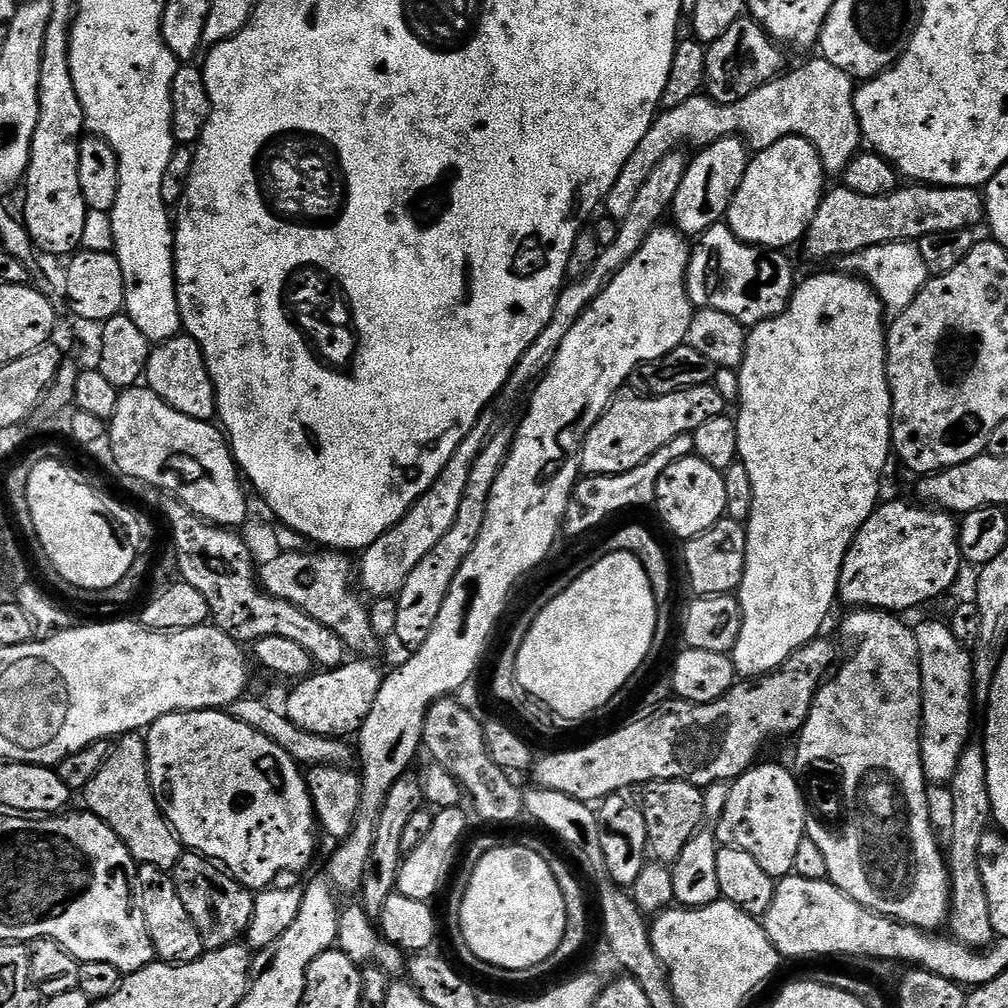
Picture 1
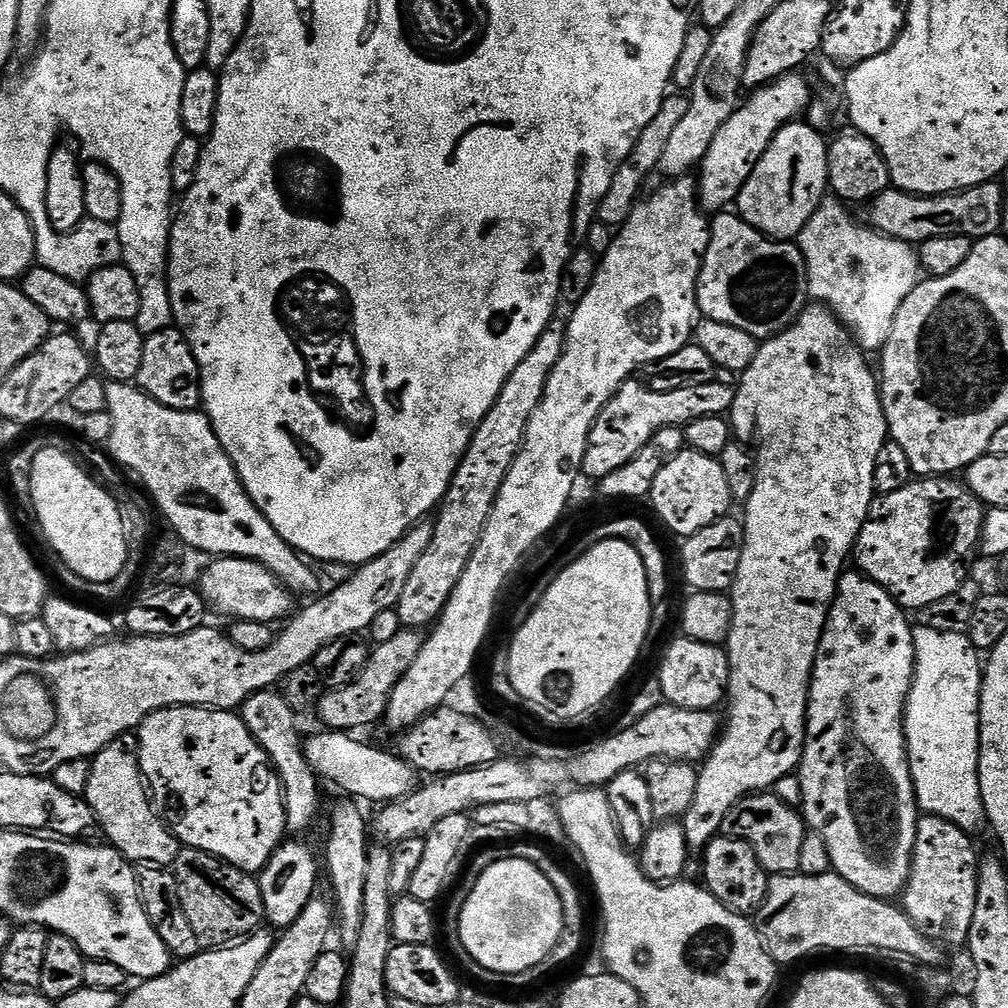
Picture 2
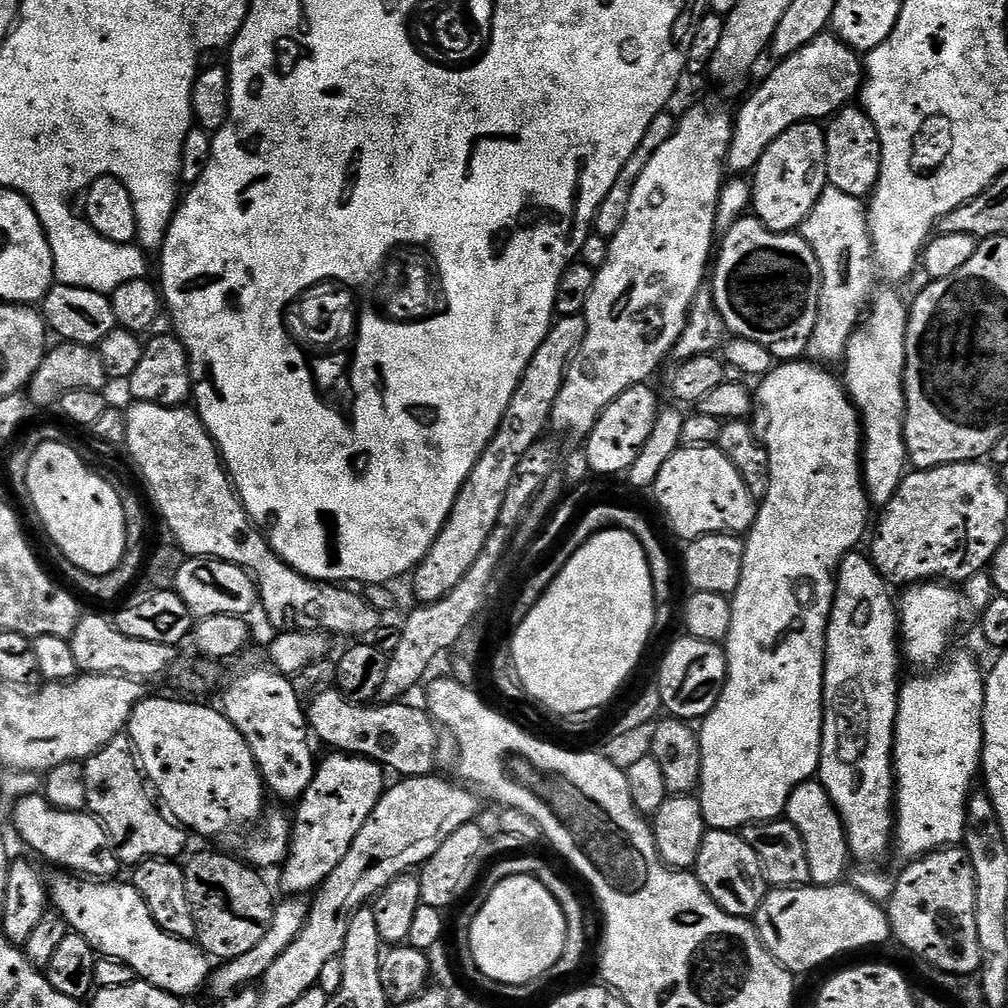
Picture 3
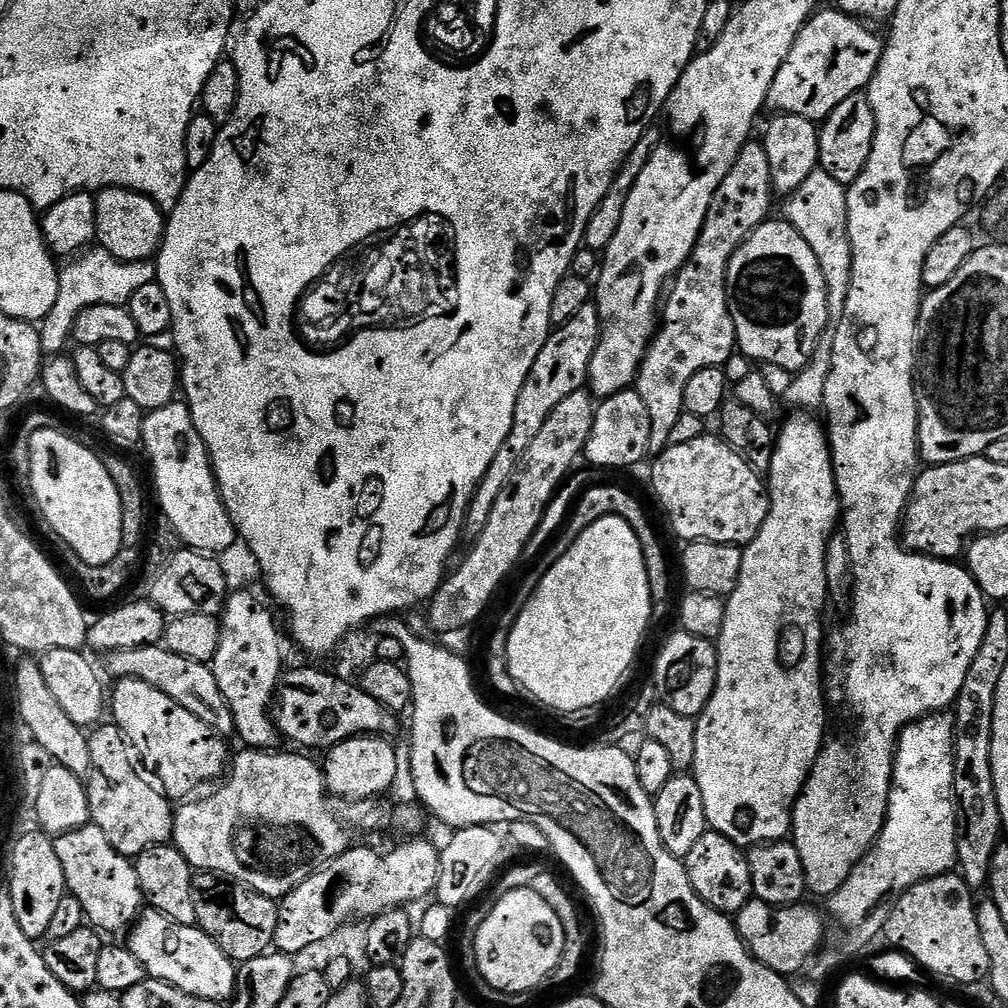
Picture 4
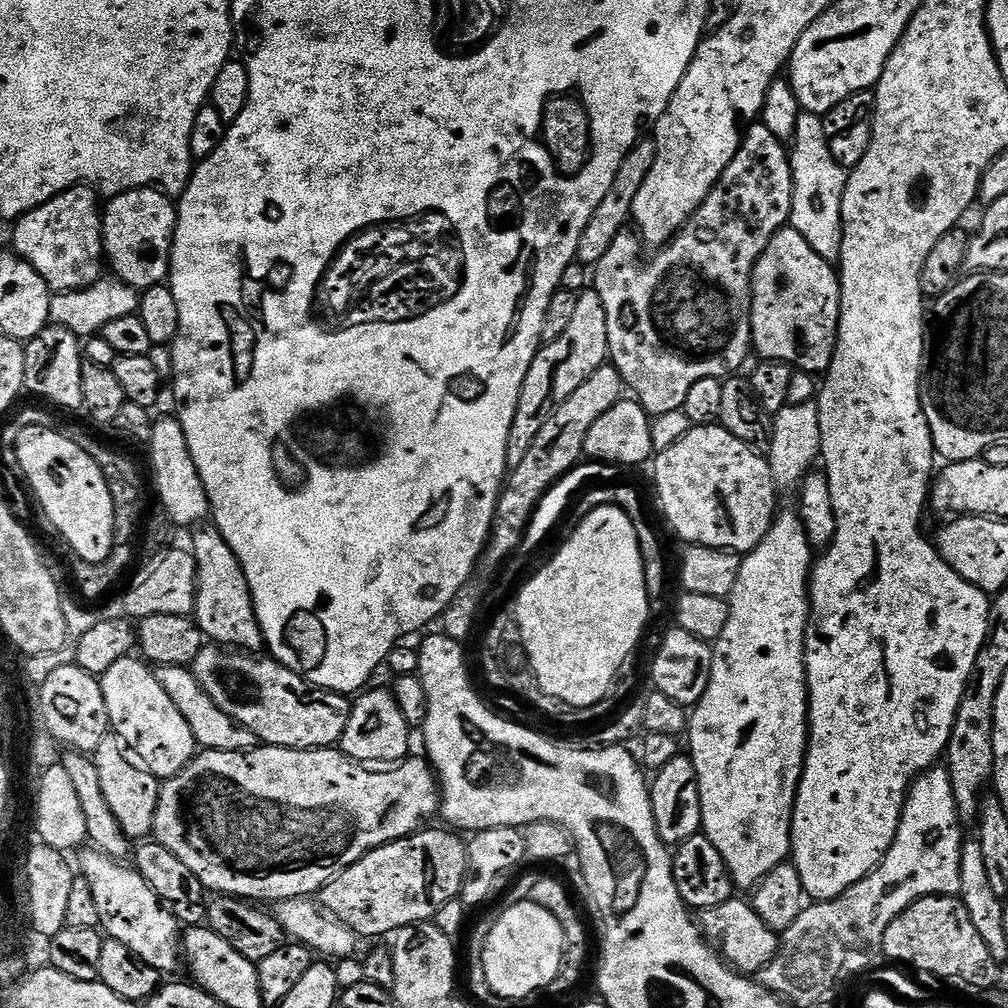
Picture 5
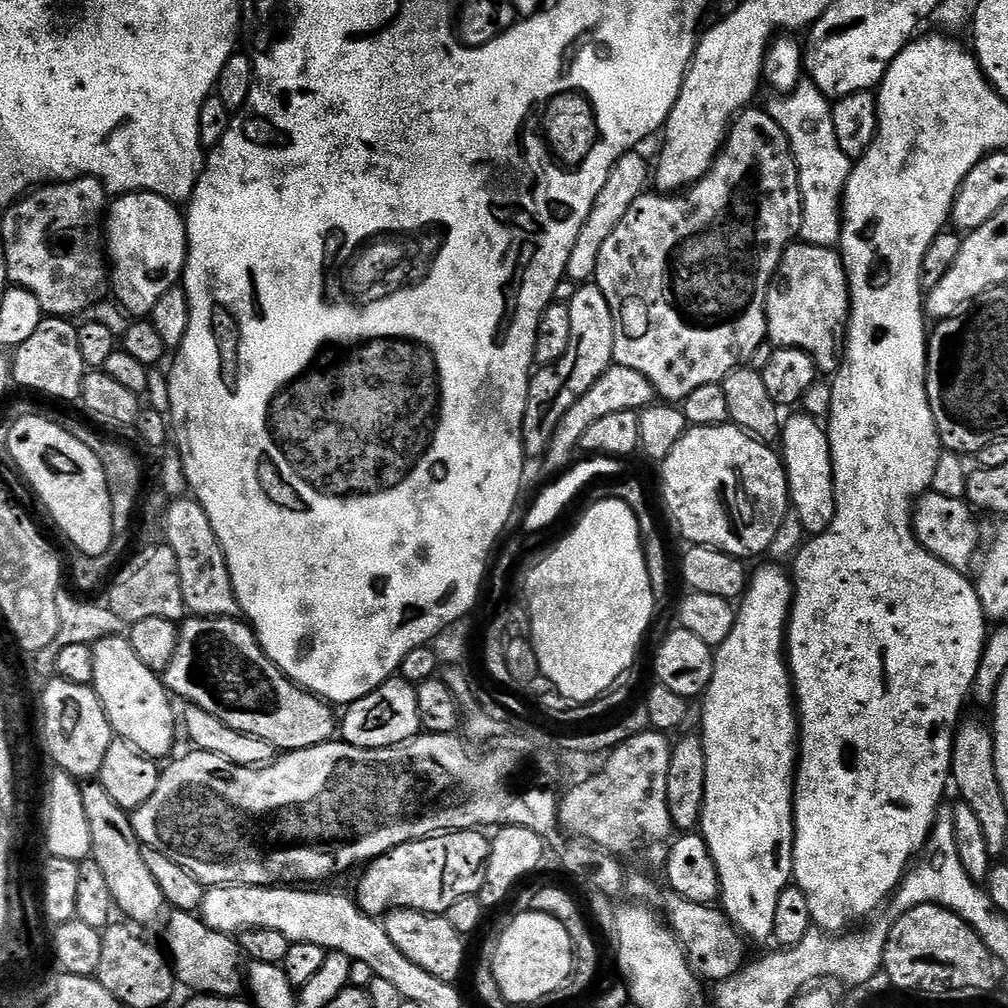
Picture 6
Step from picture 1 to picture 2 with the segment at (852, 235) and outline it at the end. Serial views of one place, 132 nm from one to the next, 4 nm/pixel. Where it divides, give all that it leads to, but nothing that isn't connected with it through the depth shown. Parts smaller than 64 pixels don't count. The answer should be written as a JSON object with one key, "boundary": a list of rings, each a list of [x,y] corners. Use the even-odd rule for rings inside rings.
{"boundary":[[[987,180],[960,192],[947,192],[941,196],[916,196],[913,192],[890,186],[867,205],[867,223],[895,240],[918,246],[930,238],[946,234],[962,234],[975,242],[984,236],[995,236],[1004,224],[1004,188],[996,180]]]}

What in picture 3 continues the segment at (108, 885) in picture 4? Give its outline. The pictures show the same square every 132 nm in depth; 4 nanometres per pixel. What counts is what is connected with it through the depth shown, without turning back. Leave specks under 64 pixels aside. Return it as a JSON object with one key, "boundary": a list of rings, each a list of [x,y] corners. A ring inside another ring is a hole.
{"boundary":[[[43,794],[24,796],[17,802],[12,812],[11,827],[16,827],[20,840],[32,852],[37,852],[44,860],[57,864],[57,869],[67,870],[85,878],[112,878],[122,868],[120,859],[108,841],[106,830],[100,821],[85,810],[62,810],[54,806]]]}

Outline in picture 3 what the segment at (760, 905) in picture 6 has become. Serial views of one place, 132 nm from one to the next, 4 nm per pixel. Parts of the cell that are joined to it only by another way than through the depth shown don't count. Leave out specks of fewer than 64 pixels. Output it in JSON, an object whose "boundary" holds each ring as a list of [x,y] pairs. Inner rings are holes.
{"boundary":[[[801,358],[798,360],[789,360],[787,362],[780,362],[773,367],[772,371],[767,376],[759,381],[760,389],[755,389],[754,400],[764,411],[764,432],[762,428],[762,439],[768,457],[770,458],[770,490],[764,495],[763,500],[759,501],[756,509],[756,521],[753,522],[750,531],[746,536],[746,543],[744,546],[744,565],[742,566],[742,578],[738,582],[734,595],[731,597],[732,602],[732,621],[730,622],[730,634],[726,641],[726,655],[728,657],[728,680],[724,684],[724,692],[718,698],[718,702],[714,706],[714,710],[710,710],[708,716],[703,717],[702,723],[698,728],[698,735],[700,737],[700,749],[702,750],[702,774],[700,775],[700,787],[698,789],[698,799],[702,806],[702,814],[704,815],[704,823],[709,829],[717,828],[718,830],[726,830],[731,832],[733,830],[743,829],[745,824],[757,824],[763,820],[778,820],[787,813],[788,799],[790,794],[800,784],[805,784],[808,780],[813,779],[820,770],[820,747],[822,746],[822,730],[824,729],[824,647],[826,646],[826,634],[828,633],[828,619],[832,613],[832,600],[836,597],[836,573],[842,562],[842,558],[846,553],[853,551],[857,547],[856,544],[865,536],[870,528],[870,520],[868,524],[868,508],[870,509],[870,501],[868,499],[868,491],[864,488],[864,474],[862,471],[862,425],[860,423],[860,414],[856,411],[856,407],[852,405],[852,399],[848,396],[848,389],[844,387],[841,377],[839,375],[831,376],[827,367],[821,366],[816,362],[809,362],[807,359]]]}

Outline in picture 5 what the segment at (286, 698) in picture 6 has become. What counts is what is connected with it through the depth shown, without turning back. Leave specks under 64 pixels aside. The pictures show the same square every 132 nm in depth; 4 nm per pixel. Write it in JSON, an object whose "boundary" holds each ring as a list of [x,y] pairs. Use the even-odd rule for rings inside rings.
{"boundary":[[[212,642],[200,651],[190,667],[200,685],[211,697],[214,706],[246,726],[246,730],[255,734],[257,741],[273,748],[330,748],[339,745],[346,730],[346,722],[352,713],[353,701],[343,692],[314,687],[303,676],[282,666],[277,660],[259,660],[256,656],[259,655],[248,650],[233,650]]]}

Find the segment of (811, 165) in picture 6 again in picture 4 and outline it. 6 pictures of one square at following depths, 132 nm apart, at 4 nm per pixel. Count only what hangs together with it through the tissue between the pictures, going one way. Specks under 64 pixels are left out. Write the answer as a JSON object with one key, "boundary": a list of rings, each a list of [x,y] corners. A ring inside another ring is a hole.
{"boundary":[[[817,170],[787,200],[788,205],[785,206],[783,215],[794,226],[794,230],[806,238],[806,246],[814,250],[822,266],[828,291],[829,313],[843,313],[852,282],[852,243],[848,237],[848,193],[845,185],[834,182],[830,174]]]}

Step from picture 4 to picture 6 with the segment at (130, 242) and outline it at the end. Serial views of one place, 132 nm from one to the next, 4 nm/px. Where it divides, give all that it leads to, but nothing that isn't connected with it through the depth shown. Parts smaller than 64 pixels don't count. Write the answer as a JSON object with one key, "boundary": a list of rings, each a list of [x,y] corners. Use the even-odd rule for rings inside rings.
{"boundary":[[[125,192],[113,200],[107,205],[102,225],[110,265],[110,292],[129,317],[148,318],[158,298],[181,283],[188,257],[186,216],[173,201],[153,192]]]}

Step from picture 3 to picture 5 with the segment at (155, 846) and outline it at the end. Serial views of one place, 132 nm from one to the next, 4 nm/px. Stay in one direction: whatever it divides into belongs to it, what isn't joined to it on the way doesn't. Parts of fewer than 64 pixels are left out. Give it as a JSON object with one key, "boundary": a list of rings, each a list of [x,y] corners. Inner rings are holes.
{"boundary":[[[115,734],[102,738],[102,742],[96,747],[94,759],[102,781],[102,794],[106,794],[106,803],[109,804],[114,818],[118,818],[118,826],[122,826],[129,841],[140,842],[151,837],[154,814],[158,810],[161,781],[157,780],[153,772],[133,759],[126,738]]]}

